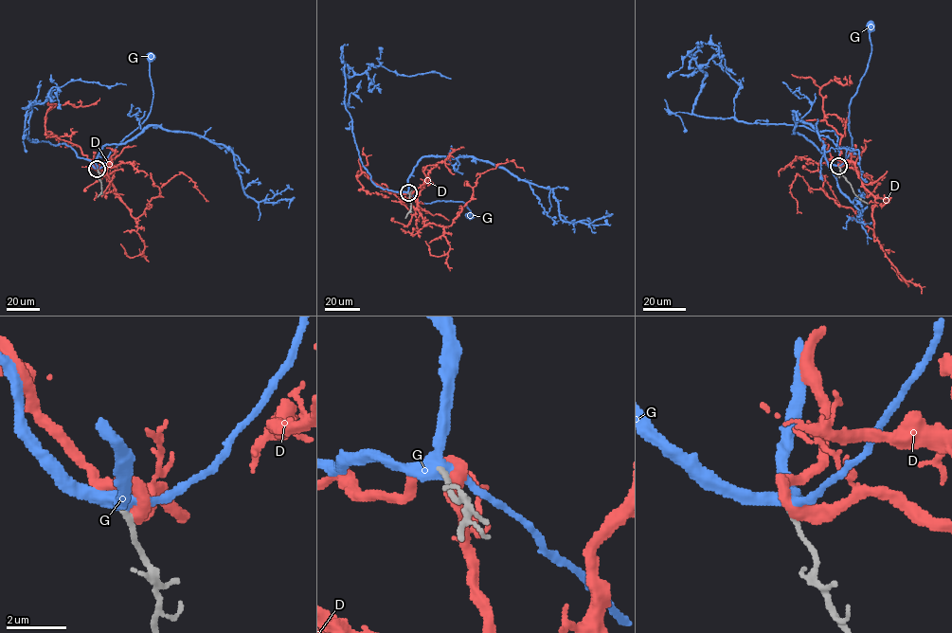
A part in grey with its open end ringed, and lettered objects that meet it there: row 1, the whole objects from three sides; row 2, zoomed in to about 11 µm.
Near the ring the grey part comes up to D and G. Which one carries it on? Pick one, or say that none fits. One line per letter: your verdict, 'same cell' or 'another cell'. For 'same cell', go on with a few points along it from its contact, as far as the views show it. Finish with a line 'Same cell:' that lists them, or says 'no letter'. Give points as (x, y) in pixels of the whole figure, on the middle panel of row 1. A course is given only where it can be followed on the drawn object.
D: another cell
G: same cell | via (408, 192), (422, 203), (461, 201), (470, 209), (467, 218), (471, 214)
Same cell: G

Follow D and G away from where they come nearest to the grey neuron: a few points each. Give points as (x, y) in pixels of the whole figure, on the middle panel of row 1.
D: (408, 192), (411, 205), (420, 213), (424, 225), (449, 226), (471, 199), (479, 174), (512, 160), (524, 171)
G: (408, 192), (422, 203), (461, 201), (470, 209), (467, 218), (471, 214)

